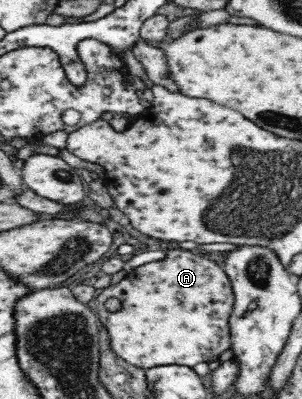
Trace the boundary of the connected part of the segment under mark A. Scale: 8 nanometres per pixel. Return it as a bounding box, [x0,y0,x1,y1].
[72,249,235,369]

